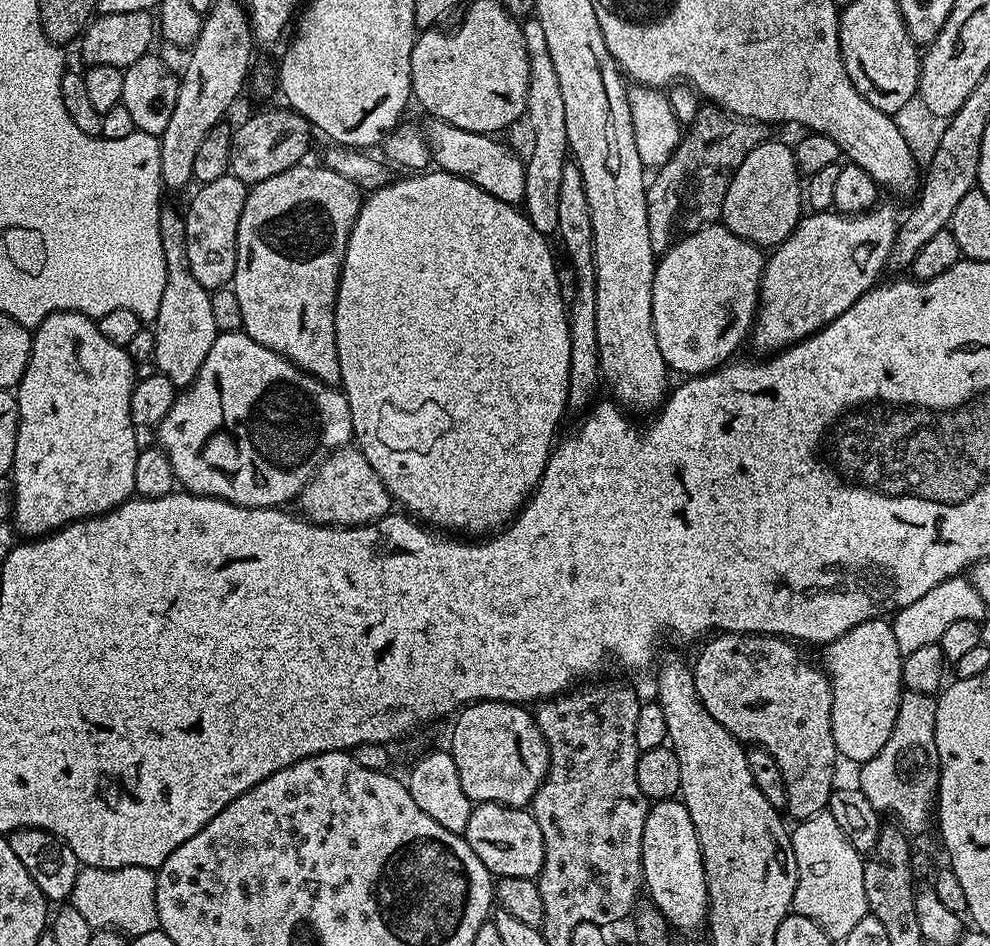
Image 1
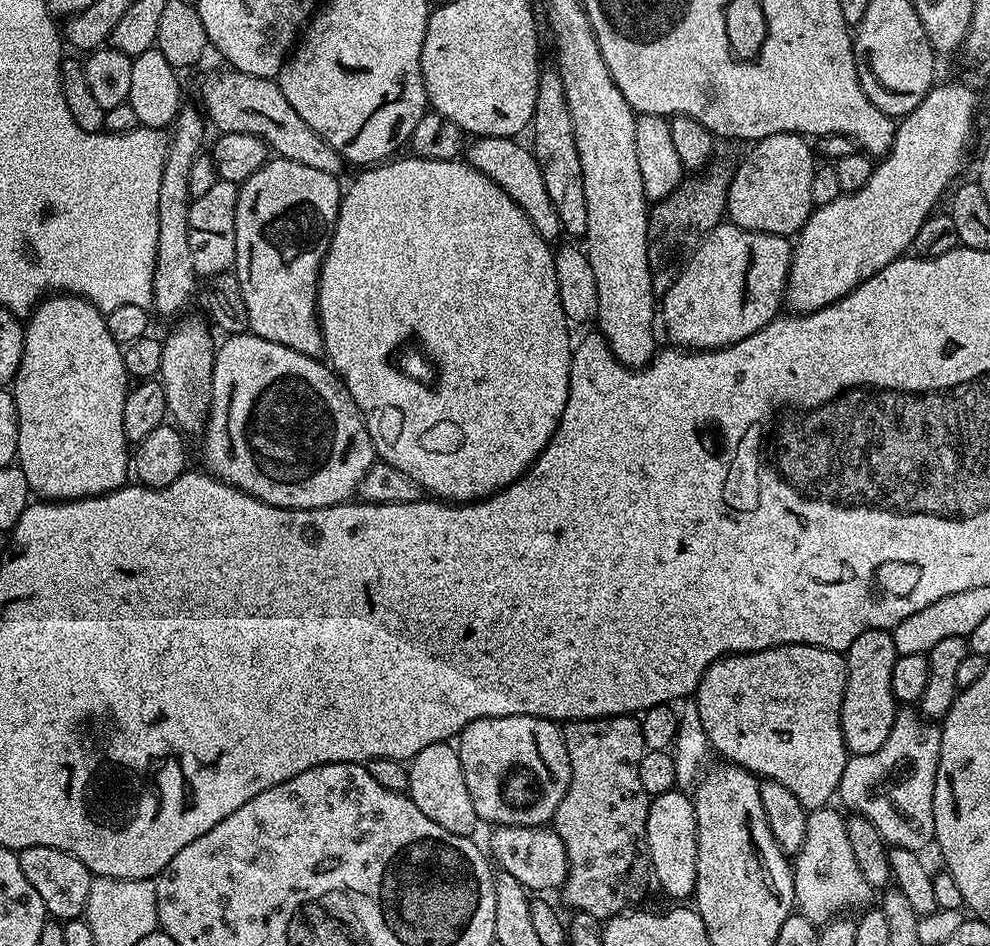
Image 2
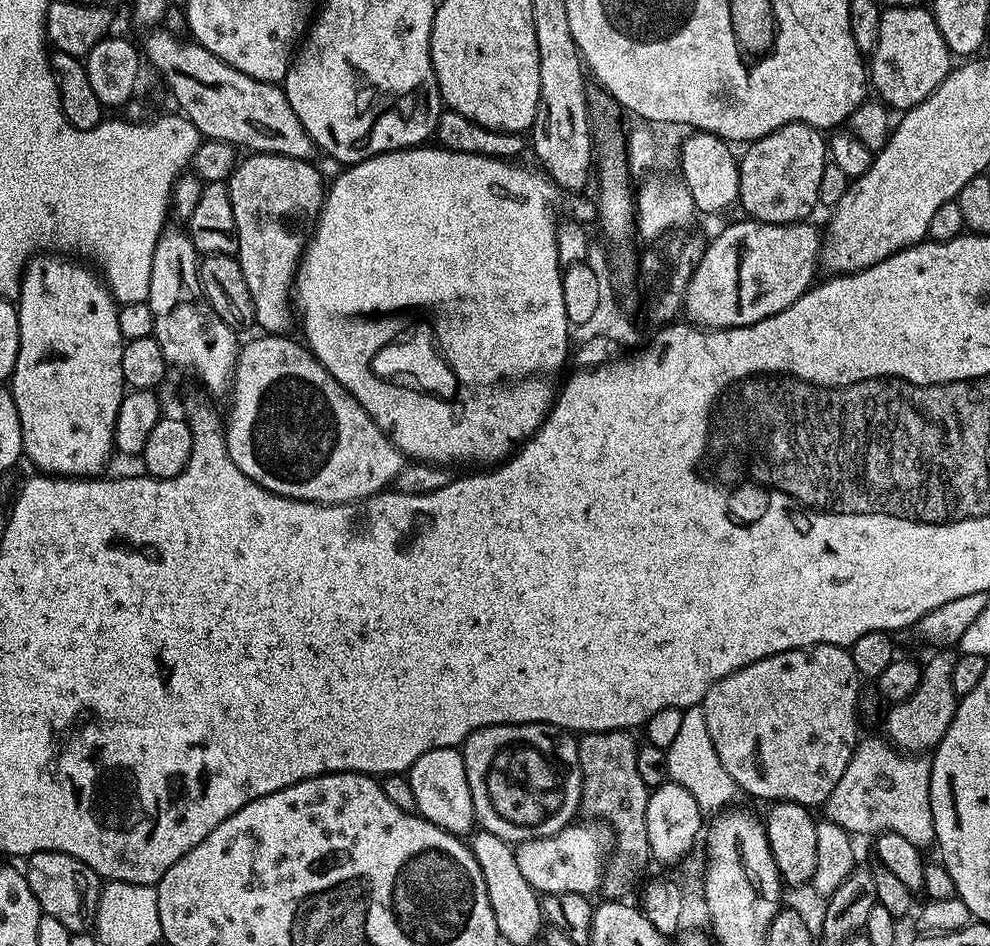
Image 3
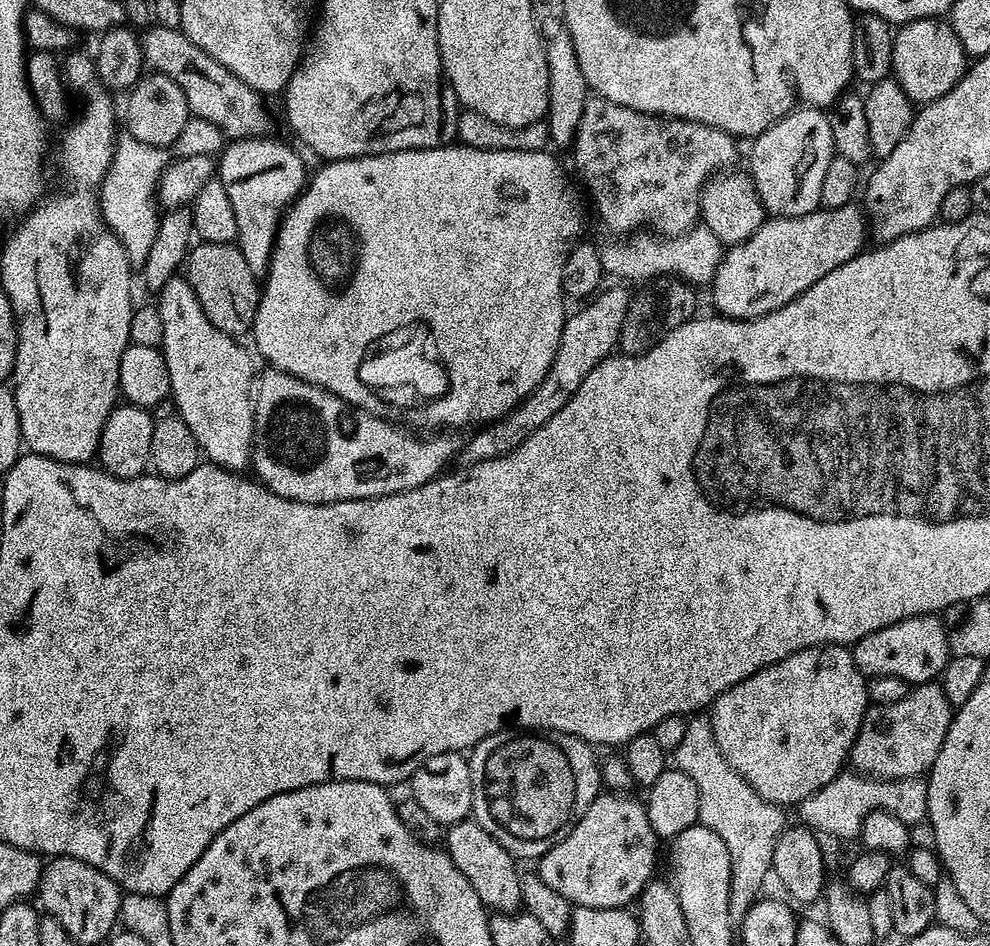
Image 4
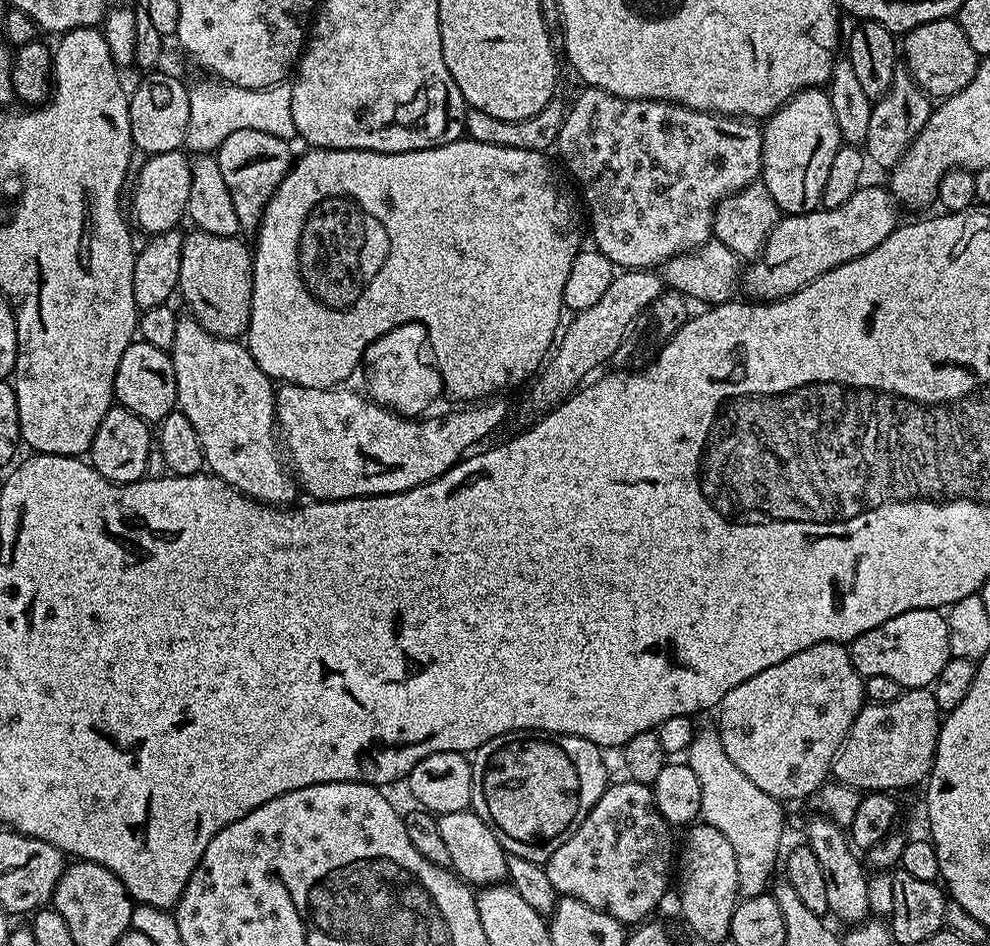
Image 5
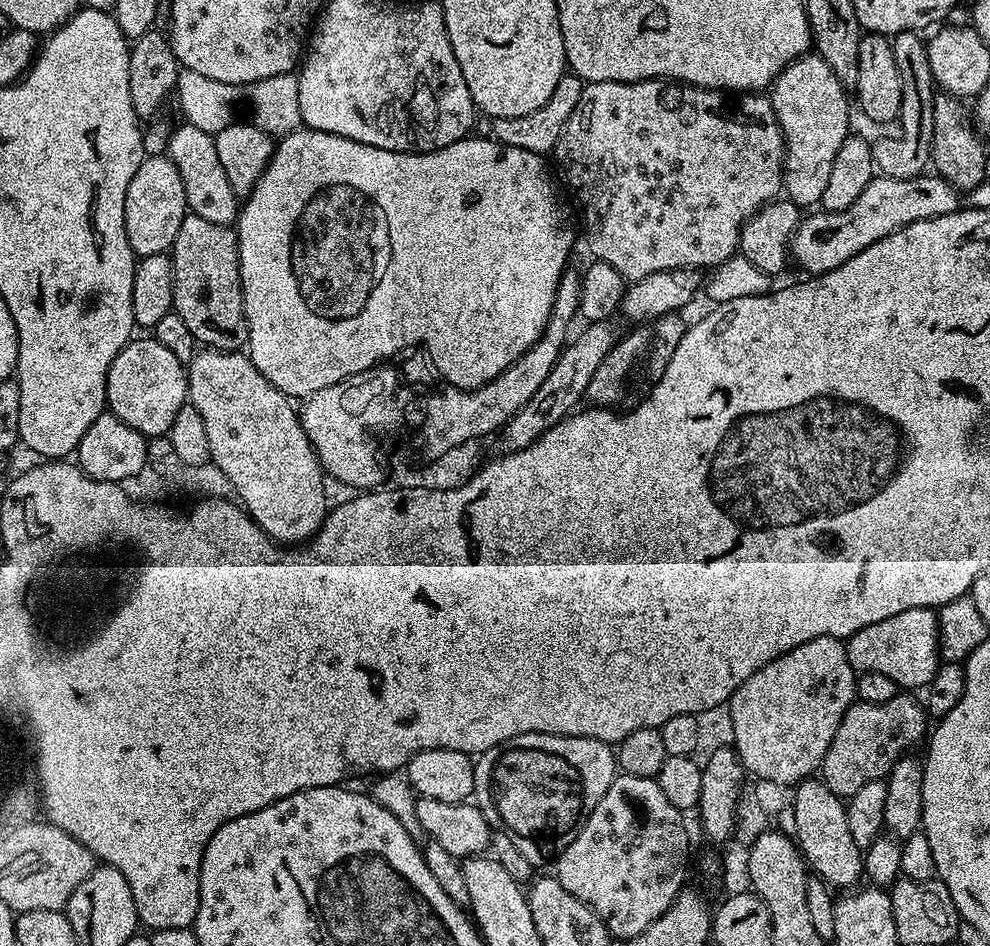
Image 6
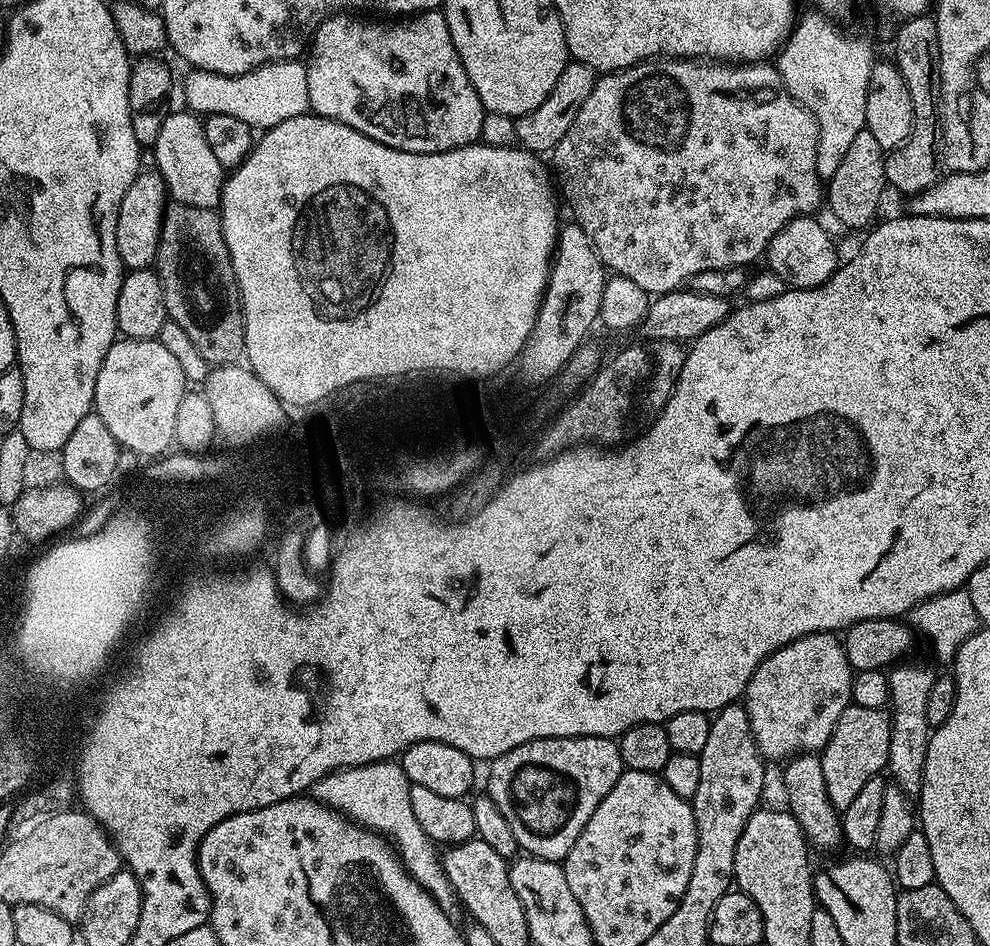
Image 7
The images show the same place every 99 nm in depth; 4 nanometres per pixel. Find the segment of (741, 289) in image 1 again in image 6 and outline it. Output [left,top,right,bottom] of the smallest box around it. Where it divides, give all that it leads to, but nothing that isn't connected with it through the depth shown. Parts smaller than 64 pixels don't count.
[790,174,962,278]

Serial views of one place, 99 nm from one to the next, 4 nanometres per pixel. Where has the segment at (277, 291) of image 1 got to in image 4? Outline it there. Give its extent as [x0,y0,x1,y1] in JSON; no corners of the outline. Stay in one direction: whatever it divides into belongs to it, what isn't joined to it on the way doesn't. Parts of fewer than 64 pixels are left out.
[218,139,306,274]

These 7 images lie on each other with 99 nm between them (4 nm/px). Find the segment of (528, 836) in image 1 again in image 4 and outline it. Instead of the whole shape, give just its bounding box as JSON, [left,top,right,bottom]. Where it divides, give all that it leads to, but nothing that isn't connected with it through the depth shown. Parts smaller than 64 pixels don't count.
[538,794,657,908]

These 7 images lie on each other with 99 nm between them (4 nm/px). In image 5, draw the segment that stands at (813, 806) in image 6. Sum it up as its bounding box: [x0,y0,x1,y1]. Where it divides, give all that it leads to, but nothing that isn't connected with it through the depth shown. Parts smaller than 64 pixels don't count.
[806,814,870,926]

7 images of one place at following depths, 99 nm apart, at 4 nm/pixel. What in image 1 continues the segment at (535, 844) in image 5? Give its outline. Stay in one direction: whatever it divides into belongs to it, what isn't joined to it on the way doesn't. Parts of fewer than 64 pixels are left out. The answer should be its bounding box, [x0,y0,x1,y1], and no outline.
[450,700,549,809]

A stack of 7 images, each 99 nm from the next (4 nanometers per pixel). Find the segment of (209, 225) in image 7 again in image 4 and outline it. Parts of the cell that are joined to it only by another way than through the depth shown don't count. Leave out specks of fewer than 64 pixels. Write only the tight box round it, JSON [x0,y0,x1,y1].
[186,242,262,338]

